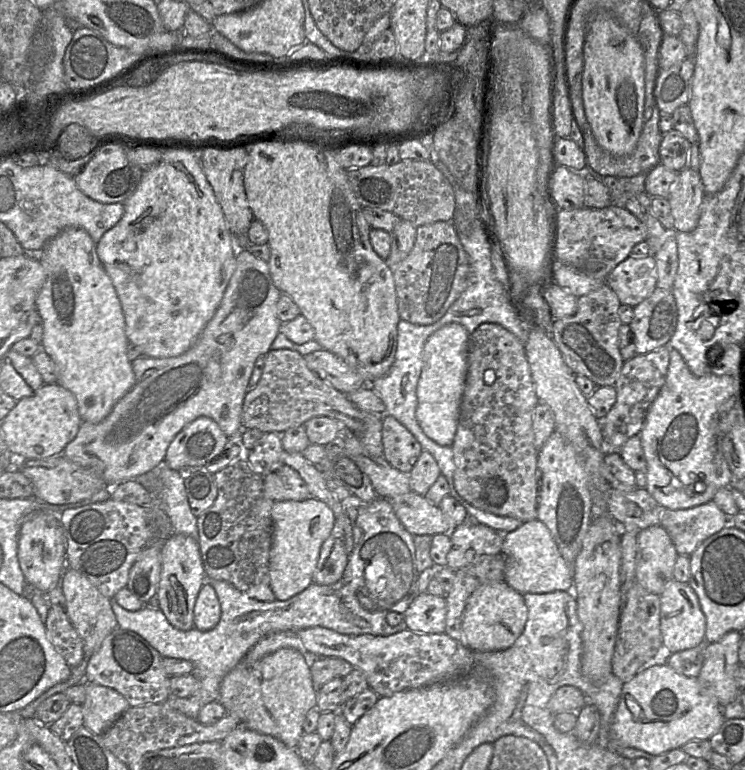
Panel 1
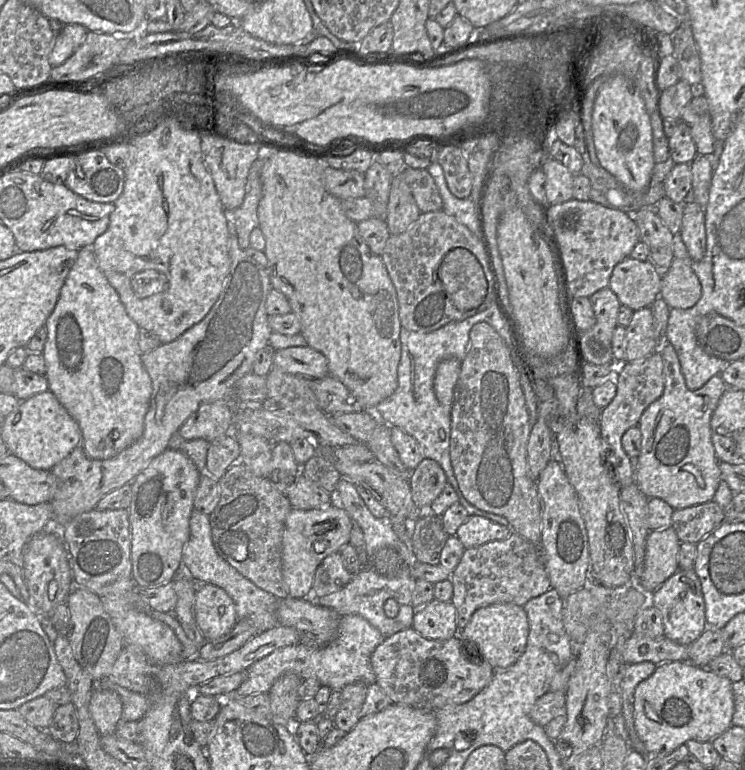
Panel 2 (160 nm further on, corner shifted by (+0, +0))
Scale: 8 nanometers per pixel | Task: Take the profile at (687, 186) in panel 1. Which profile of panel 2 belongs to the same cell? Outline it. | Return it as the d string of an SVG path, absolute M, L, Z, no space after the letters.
M697 202L685 203L680 233L692 260L701 260L706 251L705 207Z

